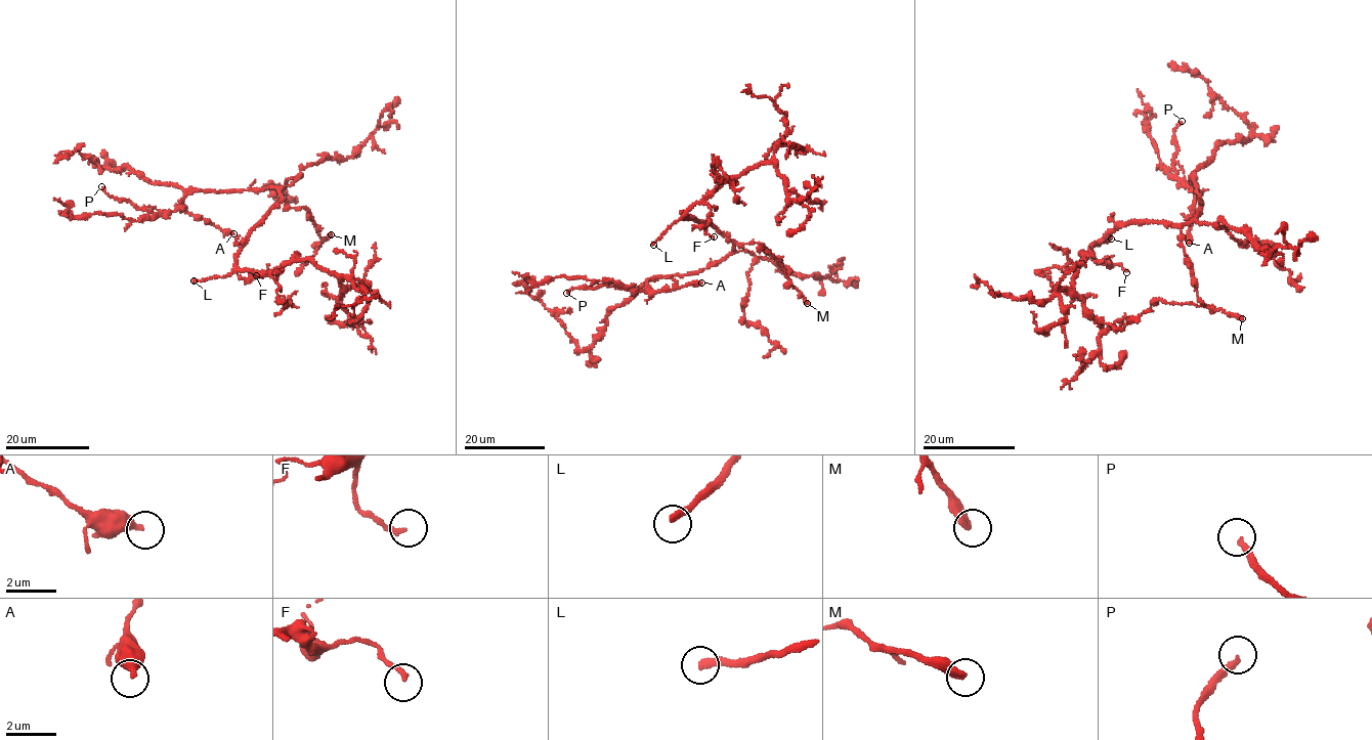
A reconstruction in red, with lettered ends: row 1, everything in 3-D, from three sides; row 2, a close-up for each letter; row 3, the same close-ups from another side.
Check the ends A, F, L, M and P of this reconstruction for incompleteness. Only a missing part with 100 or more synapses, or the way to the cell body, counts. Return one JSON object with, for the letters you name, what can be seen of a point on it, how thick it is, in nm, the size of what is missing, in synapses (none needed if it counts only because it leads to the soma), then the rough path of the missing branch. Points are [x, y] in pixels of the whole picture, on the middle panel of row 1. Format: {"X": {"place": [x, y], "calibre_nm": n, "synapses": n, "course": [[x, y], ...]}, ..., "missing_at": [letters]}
{"L": {"place": [653, 245], "calibre_nm": 300}, "missing_at": ["L"]}

